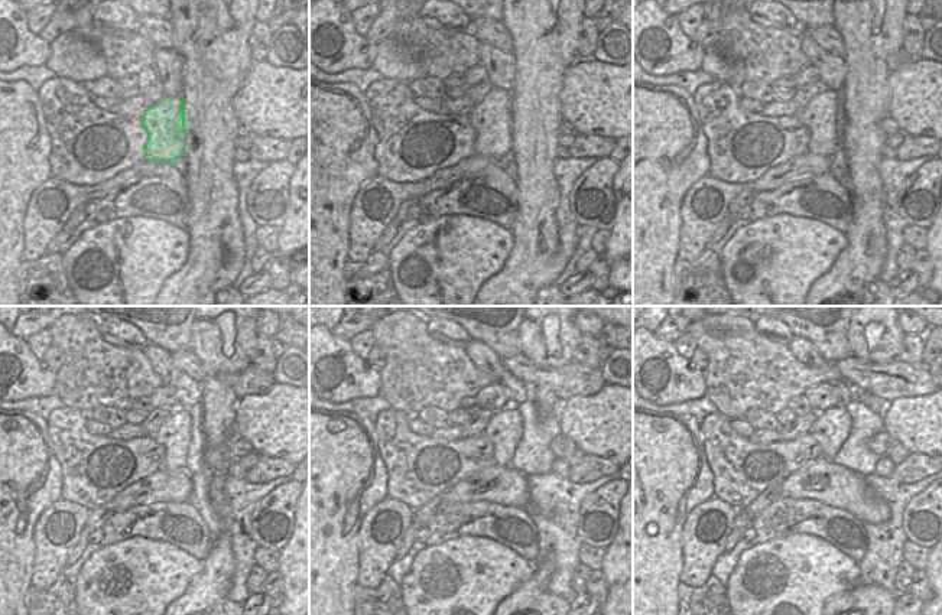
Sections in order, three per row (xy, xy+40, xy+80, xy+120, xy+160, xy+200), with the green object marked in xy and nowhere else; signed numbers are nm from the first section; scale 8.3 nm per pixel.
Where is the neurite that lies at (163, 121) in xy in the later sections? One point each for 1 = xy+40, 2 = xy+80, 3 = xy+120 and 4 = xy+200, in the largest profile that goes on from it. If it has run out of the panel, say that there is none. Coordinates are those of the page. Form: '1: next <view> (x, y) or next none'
1: next xy+40 (490, 120)
2: next xy+80 (819, 116)
3: next xy+120 (174, 435)
4: next xy+200 (831, 428)

